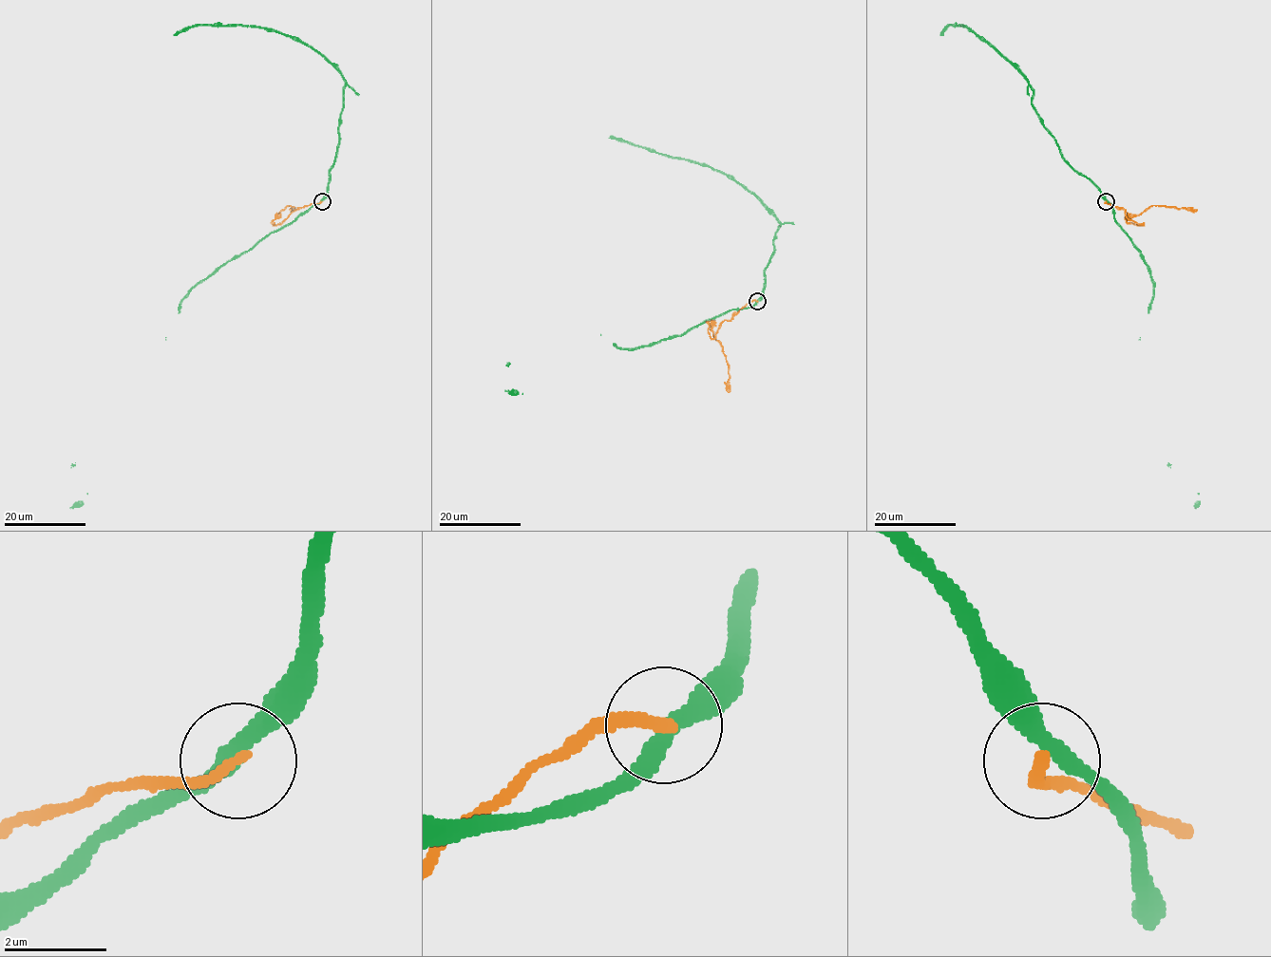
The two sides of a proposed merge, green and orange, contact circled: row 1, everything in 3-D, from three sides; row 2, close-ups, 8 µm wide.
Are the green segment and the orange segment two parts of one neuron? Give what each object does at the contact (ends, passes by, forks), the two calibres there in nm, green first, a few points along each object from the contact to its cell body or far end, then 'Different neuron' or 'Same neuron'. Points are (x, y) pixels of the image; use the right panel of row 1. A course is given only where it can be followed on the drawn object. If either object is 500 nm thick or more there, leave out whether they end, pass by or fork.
At the ring green passes by. At the ring orange ends. Thickness 340 nm (green) against 240 nm. Course of green: (1107, 201), (1112, 206), (1114, 219), (1140, 251), (1153, 280), (1153, 299), (1140, 339), (1199, 501), (1195, 508). Course of orange: (1105, 201), (1122, 207), (1128, 219), (1143, 224), (1136, 224), (1127, 219), (1153, 205), (1197, 209). Different neuron

